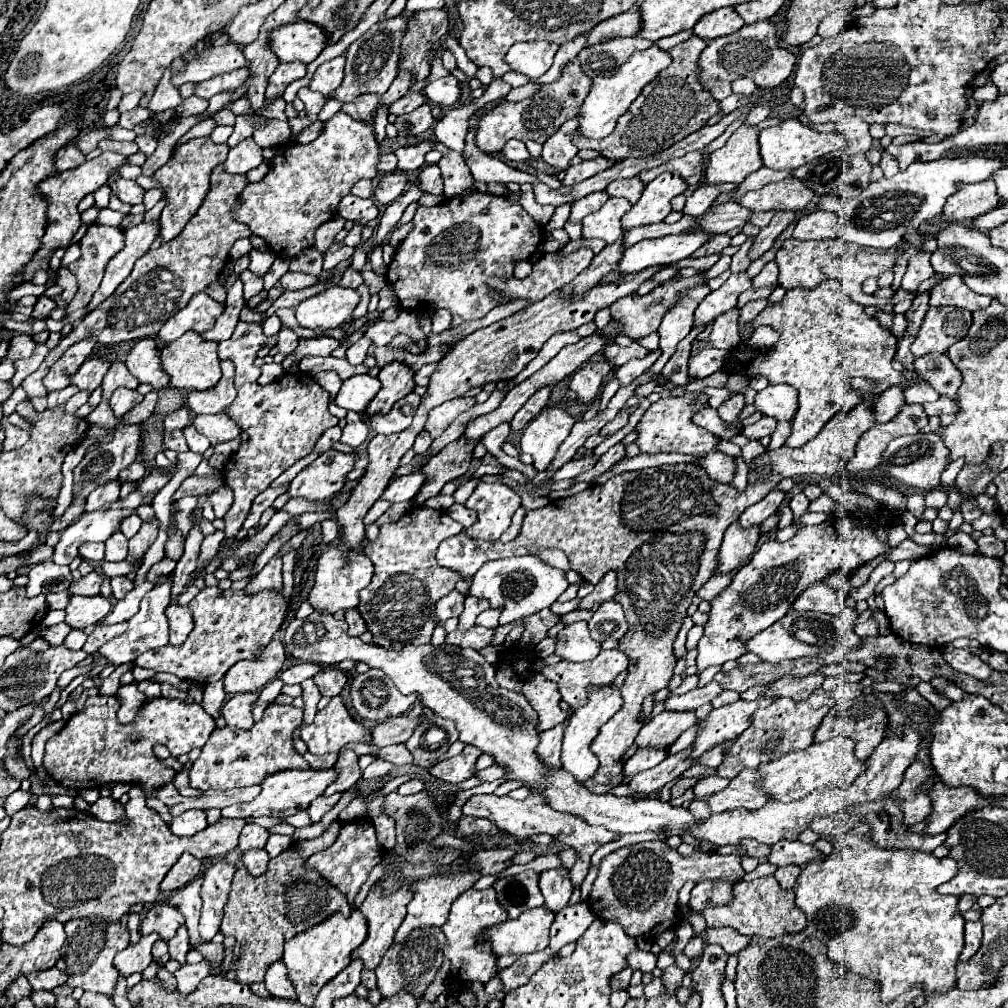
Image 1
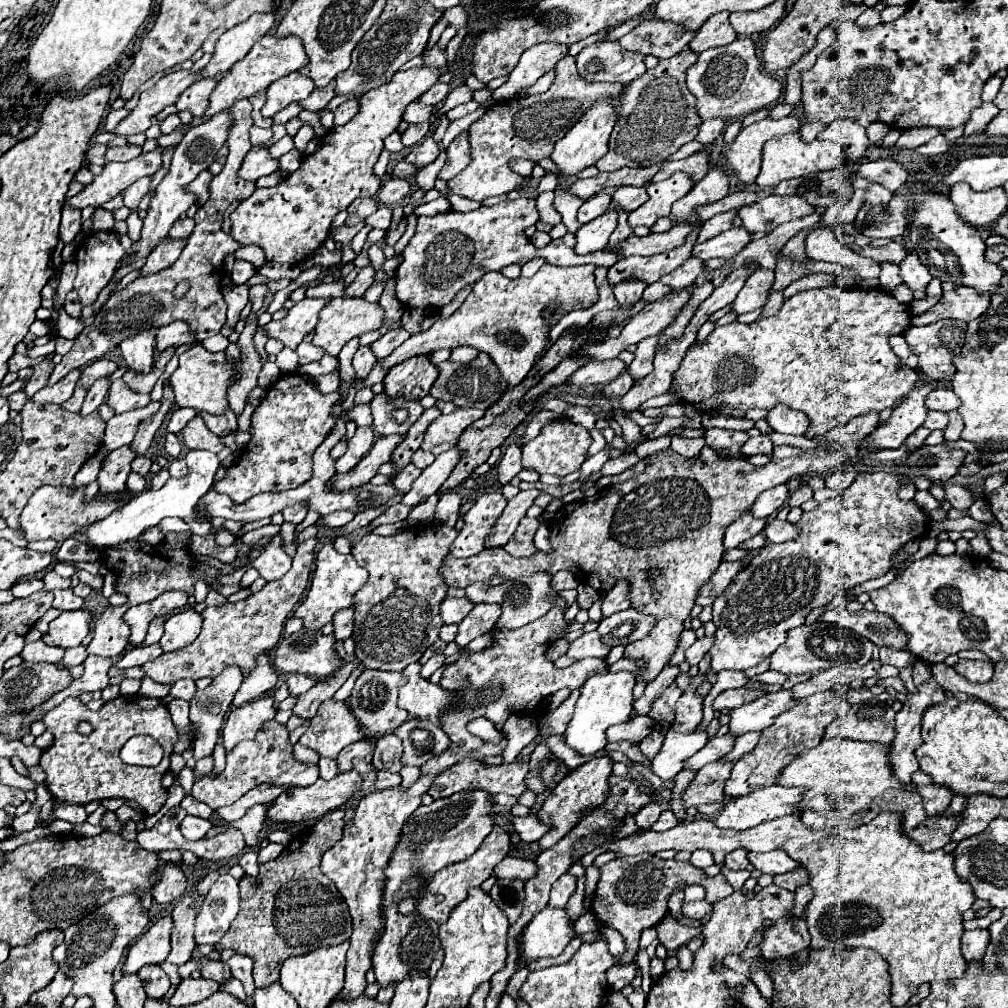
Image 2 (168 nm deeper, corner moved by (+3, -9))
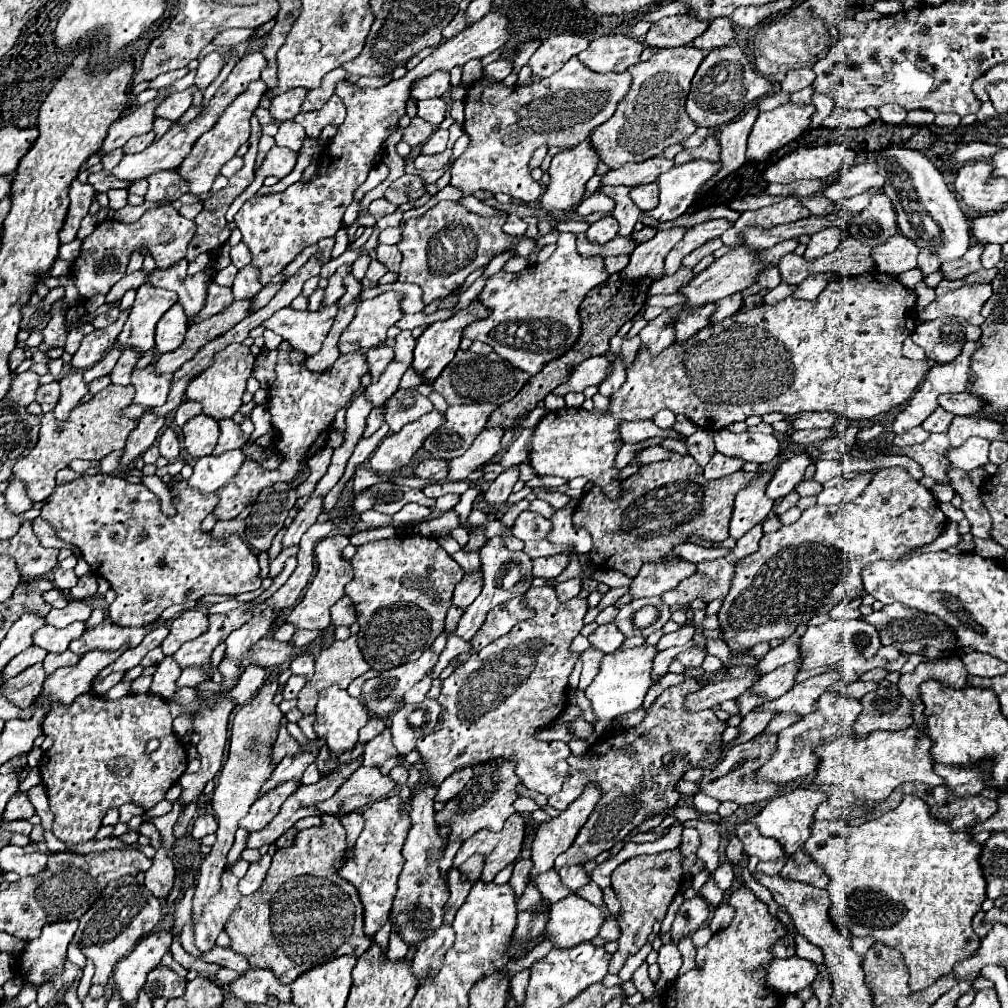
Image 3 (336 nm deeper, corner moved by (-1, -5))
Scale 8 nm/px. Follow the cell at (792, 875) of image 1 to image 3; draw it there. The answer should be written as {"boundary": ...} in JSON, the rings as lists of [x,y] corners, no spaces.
{"boundary":[[[803,851],[793,853],[787,859],[787,865],[781,869],[779,875],[783,879],[809,883],[813,887],[827,887],[827,883],[829,883],[829,877],[825,875],[825,871],[815,861],[811,861]]]}

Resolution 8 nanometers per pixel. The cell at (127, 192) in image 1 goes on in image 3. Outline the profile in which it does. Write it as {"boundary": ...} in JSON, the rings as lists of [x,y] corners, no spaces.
{"boundary":[[[113,189],[107,193],[109,195],[109,207],[111,209],[121,209],[127,205],[127,189]]]}

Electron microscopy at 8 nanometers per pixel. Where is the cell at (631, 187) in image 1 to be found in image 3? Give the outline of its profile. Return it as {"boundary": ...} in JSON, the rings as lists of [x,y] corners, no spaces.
{"boundary":[[[657,183],[639,185],[639,187],[633,187],[633,189],[629,191],[629,197],[631,197],[631,201],[633,201],[641,211],[647,211],[647,209],[653,209],[653,207],[657,205],[659,187],[657,187]]]}

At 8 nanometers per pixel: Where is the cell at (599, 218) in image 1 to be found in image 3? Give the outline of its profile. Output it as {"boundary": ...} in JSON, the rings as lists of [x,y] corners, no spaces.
{"boundary":[[[605,215],[599,221],[591,223],[591,227],[587,229],[587,239],[589,241],[597,241],[597,243],[605,243],[609,239],[613,239],[617,235],[617,219],[613,215]]]}

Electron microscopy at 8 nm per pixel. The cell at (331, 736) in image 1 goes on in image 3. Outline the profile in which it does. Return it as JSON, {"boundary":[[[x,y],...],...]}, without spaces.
{"boundary":[[[339,687],[321,691],[313,729],[323,739],[331,753],[345,753],[355,747],[357,733],[369,721],[363,703]]]}

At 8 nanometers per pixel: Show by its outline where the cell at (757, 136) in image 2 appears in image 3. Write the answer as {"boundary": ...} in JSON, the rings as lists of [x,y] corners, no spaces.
{"boundary":[[[791,103],[767,113],[759,113],[747,139],[747,161],[767,161],[777,149],[797,139],[809,127],[809,117],[813,113],[813,105]]]}

